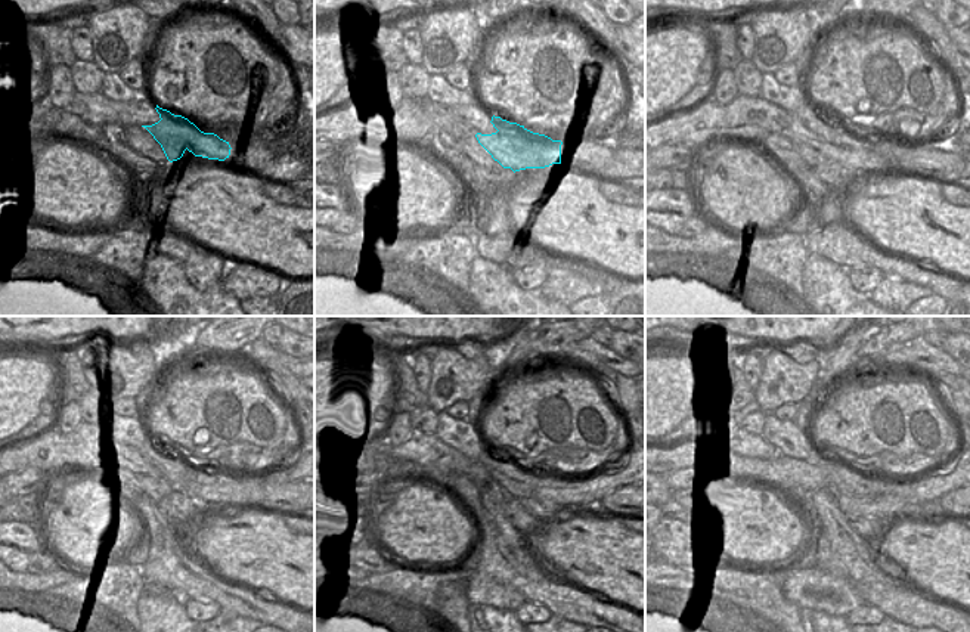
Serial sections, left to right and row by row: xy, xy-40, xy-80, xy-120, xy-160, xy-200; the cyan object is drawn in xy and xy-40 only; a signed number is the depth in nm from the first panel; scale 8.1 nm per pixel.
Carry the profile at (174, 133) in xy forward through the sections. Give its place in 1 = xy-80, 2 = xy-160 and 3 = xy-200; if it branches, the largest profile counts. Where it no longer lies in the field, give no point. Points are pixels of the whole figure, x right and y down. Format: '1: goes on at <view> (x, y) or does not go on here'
1: goes on at xy-80 (877, 157)
2: goes on at xy-160 (583, 490)
3: goes on at xy-200 (927, 488)

